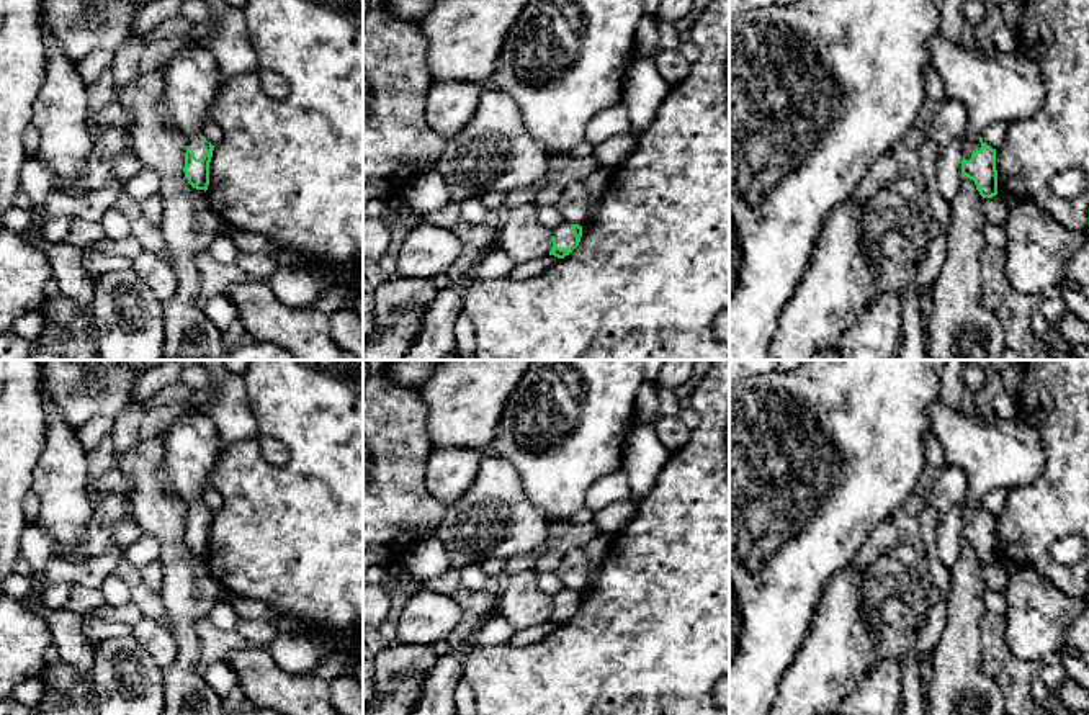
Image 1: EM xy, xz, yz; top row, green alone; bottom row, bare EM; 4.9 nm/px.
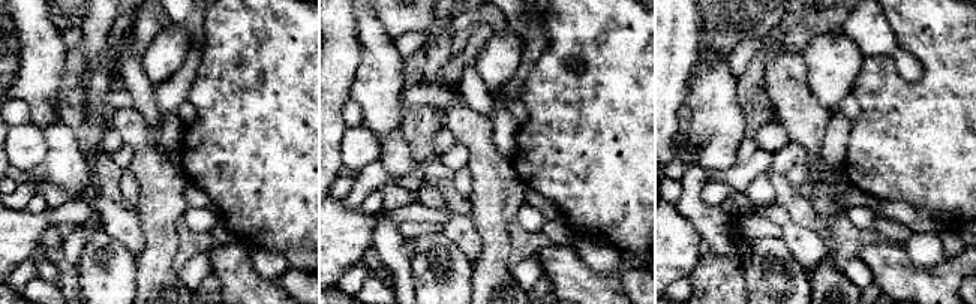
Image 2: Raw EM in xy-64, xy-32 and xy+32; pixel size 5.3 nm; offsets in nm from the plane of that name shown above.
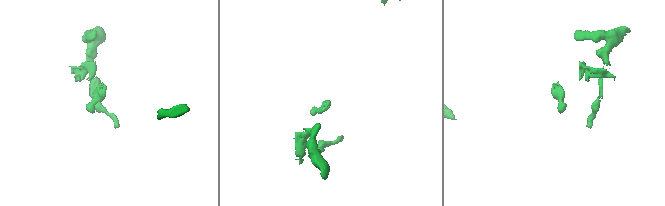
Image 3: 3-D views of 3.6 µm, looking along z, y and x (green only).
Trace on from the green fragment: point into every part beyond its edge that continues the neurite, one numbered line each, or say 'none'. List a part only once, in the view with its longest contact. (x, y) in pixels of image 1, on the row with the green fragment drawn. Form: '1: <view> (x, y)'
1: xz (564, 238)

